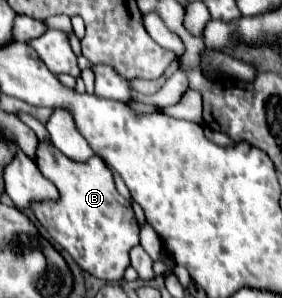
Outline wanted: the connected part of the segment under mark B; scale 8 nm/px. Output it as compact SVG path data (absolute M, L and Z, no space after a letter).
M50 140L36 148L36 164L40 172L54 182L60 198L56 202L32 202L30 210L52 238L68 250L82 270L96 278L118 282L130 264L128 252L138 244L140 232L132 206L118 194L110 168L102 158L92 156L88 162L74 162L64 156Z

